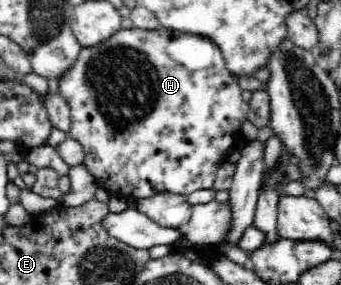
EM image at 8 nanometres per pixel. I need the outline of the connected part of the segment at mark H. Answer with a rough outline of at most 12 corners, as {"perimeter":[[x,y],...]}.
{"perimeter":[[121,28],[58,81],[119,198],[212,189],[249,104],[213,39]]}

